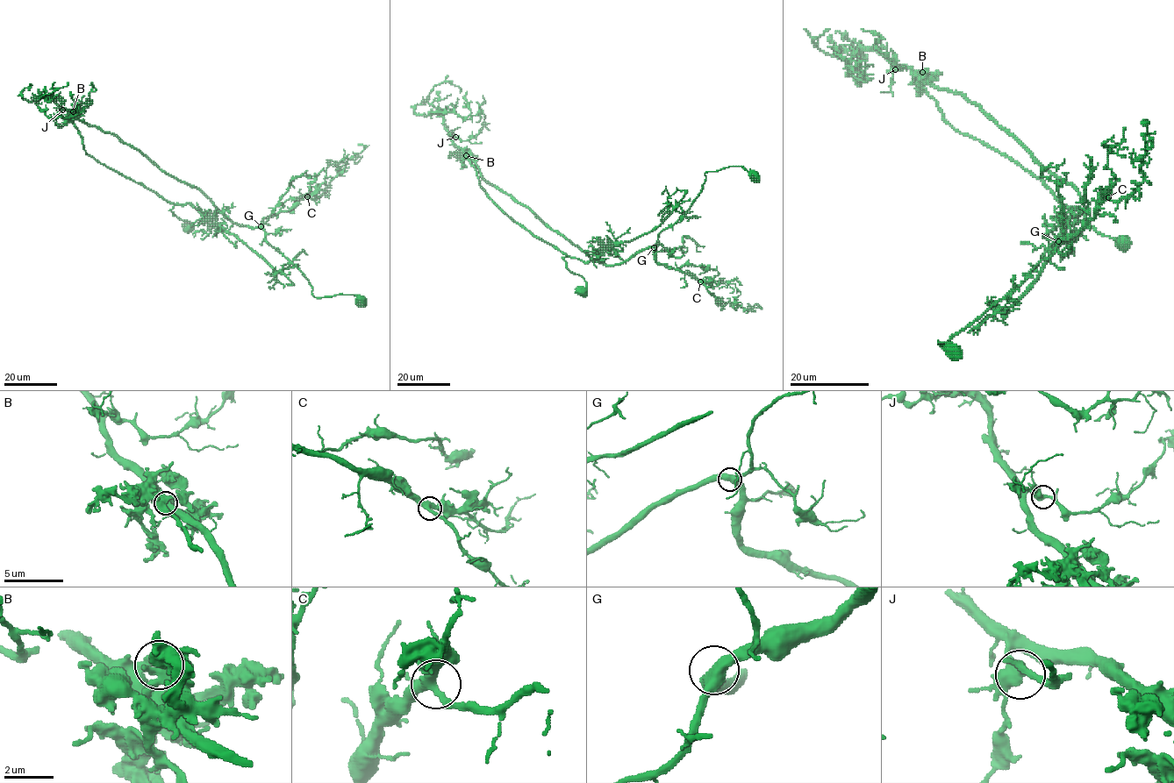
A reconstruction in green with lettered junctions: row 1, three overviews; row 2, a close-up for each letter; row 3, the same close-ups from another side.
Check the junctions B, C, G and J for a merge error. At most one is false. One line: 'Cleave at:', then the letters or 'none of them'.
Cleave at: B

